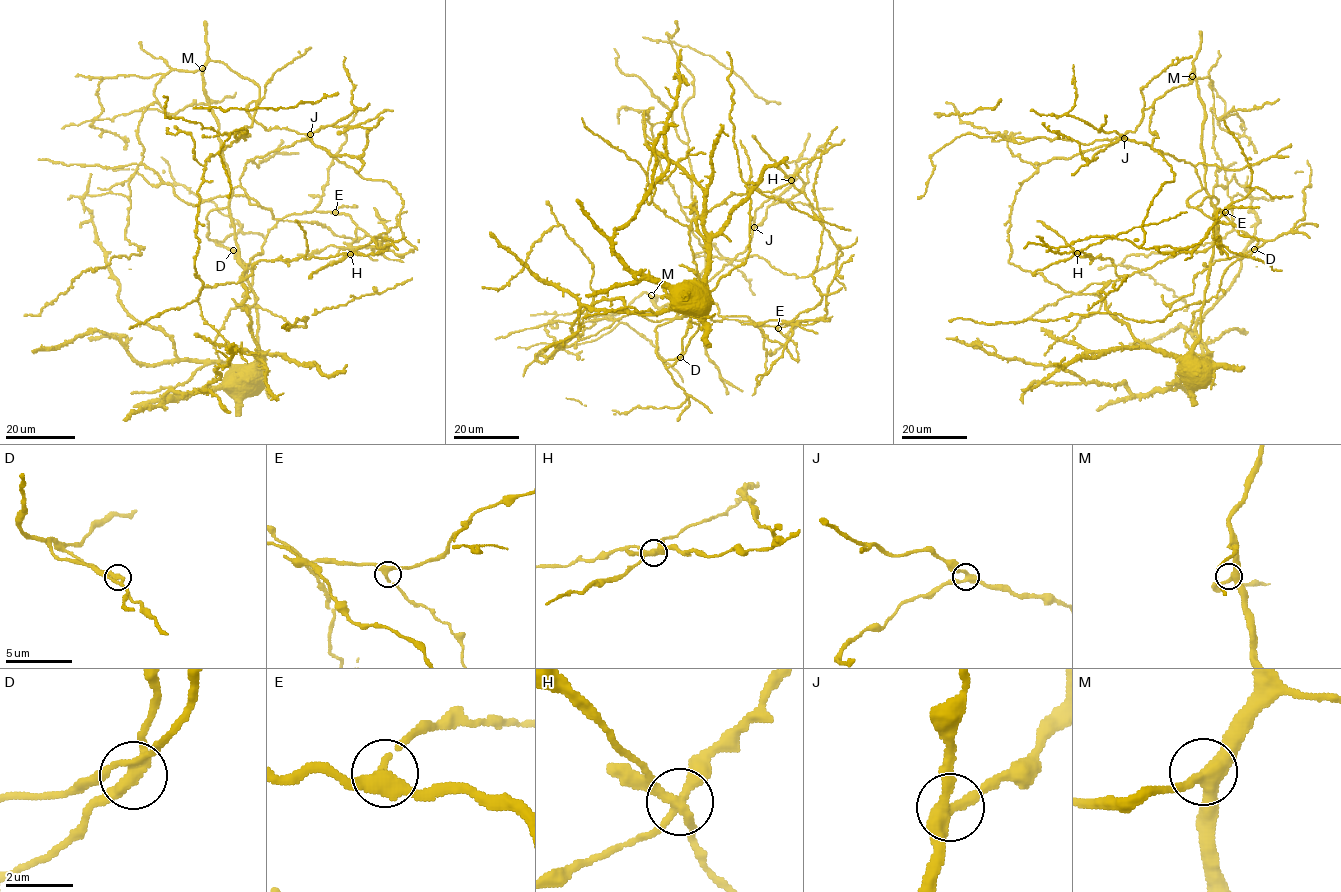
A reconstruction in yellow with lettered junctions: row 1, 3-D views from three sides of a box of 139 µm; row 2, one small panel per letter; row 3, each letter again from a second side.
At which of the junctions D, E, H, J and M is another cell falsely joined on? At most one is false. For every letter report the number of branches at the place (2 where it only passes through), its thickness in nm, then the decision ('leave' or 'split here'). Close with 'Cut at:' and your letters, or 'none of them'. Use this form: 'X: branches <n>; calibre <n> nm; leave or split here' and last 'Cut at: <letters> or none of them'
D: branches 4; calibre 300 nm; leave
E: branches 3; calibre 320 nm; leave
H: branches 4; calibre 320 nm; split here
J: branches 3; calibre 360 nm; leave
M: branches 3; calibre 360 nm; leave
Cut at: H

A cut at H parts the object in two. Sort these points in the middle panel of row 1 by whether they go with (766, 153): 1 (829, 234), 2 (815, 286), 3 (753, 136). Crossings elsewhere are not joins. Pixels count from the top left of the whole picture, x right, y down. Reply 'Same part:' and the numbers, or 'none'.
Same part: 1, 3

